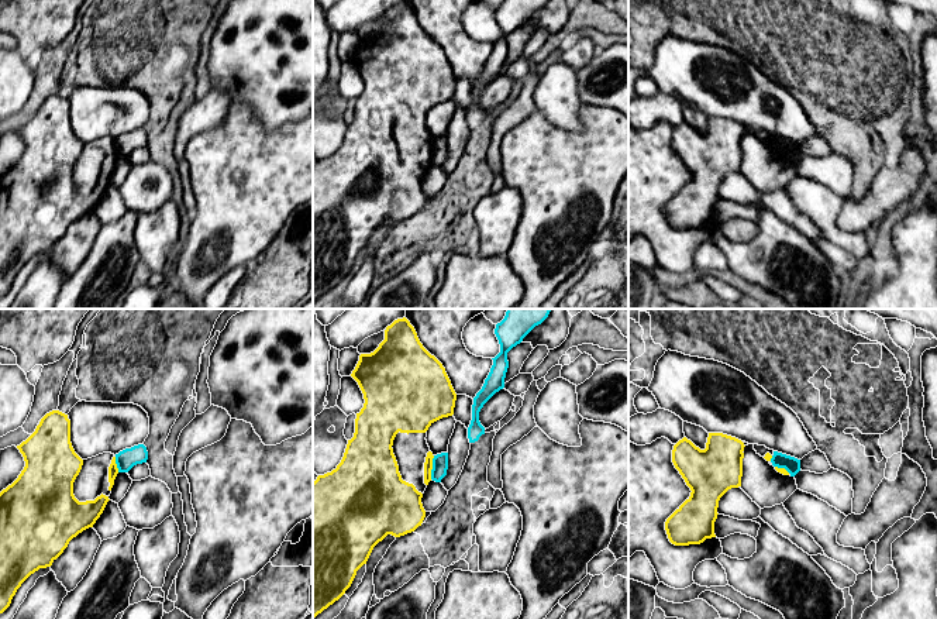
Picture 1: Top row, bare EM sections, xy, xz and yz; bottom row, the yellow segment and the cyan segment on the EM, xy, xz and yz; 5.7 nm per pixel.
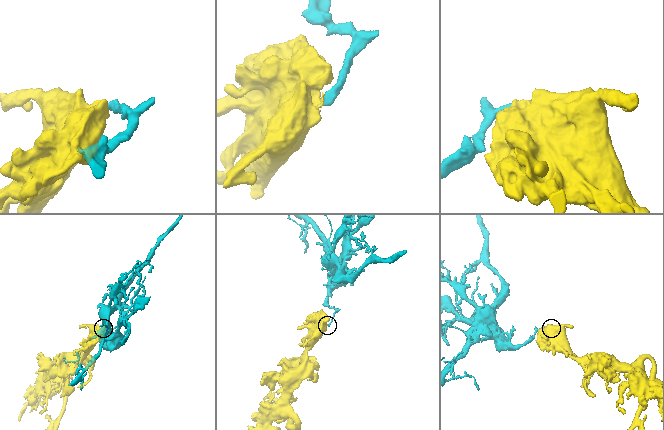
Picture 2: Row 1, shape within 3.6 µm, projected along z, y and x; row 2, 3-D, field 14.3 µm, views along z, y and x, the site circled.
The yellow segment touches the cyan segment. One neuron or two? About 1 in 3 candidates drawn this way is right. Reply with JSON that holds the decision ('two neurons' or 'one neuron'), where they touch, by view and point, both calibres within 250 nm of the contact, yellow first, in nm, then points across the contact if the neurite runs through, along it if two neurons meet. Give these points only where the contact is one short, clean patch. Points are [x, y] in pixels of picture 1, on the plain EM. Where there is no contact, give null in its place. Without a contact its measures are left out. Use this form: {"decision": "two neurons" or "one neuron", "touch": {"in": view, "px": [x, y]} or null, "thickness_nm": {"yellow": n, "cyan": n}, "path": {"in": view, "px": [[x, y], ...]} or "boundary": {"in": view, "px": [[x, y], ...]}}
{"decision": "two neurons", "touch": {"in": "xz", "px": [431, 151]}, "thickness_nm": {"yellow": 50, "cyan": 100}, "boundary": {"in": "xz", "px": [[434, 140], [430, 162]]}}

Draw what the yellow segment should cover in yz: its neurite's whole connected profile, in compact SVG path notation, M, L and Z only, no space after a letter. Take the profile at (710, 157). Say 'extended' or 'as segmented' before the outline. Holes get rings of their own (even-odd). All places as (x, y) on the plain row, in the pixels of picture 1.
as segmented; M709 117L705 134L686 121L674 130L672 147L692 176L665 206L672 228L700 228L716 221L719 185L728 173L741 171L744 131L723 117Z

